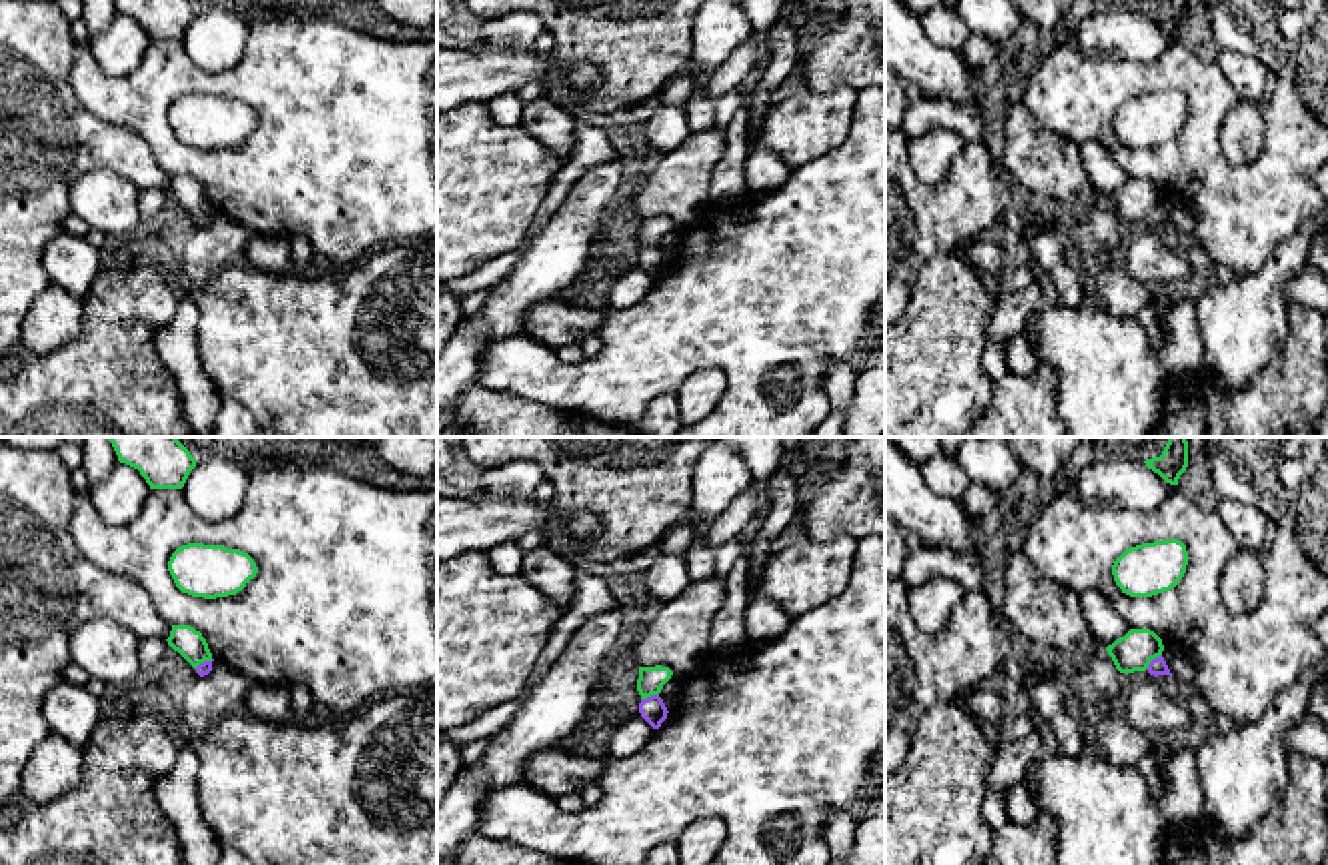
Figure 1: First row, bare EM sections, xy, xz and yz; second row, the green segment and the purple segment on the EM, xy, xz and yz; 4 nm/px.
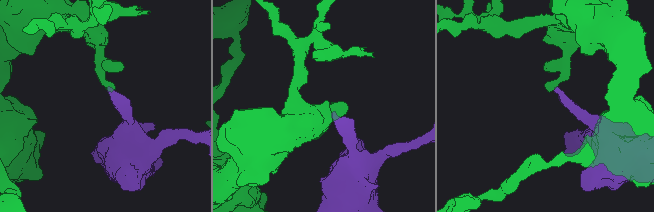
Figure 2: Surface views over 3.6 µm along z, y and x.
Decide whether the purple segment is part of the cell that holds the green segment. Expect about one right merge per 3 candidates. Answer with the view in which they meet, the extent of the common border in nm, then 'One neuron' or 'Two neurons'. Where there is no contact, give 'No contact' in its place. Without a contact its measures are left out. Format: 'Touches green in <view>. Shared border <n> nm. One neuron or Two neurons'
Touches green in yz. Shared border 90 nm. Two neurons

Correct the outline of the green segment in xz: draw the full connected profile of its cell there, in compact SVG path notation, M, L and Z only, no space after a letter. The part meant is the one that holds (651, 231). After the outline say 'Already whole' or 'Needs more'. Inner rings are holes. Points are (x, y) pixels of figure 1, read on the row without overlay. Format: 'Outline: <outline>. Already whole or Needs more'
Outline: M639 218L637 242L641 250L659 246L663 236L671 230L673 222L669 218Z. Already whole

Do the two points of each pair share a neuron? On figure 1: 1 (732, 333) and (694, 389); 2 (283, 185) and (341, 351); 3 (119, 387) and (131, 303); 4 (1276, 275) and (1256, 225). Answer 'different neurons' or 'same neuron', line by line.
1: different neurons
2: different neurons
3: same neuron
4: different neurons

